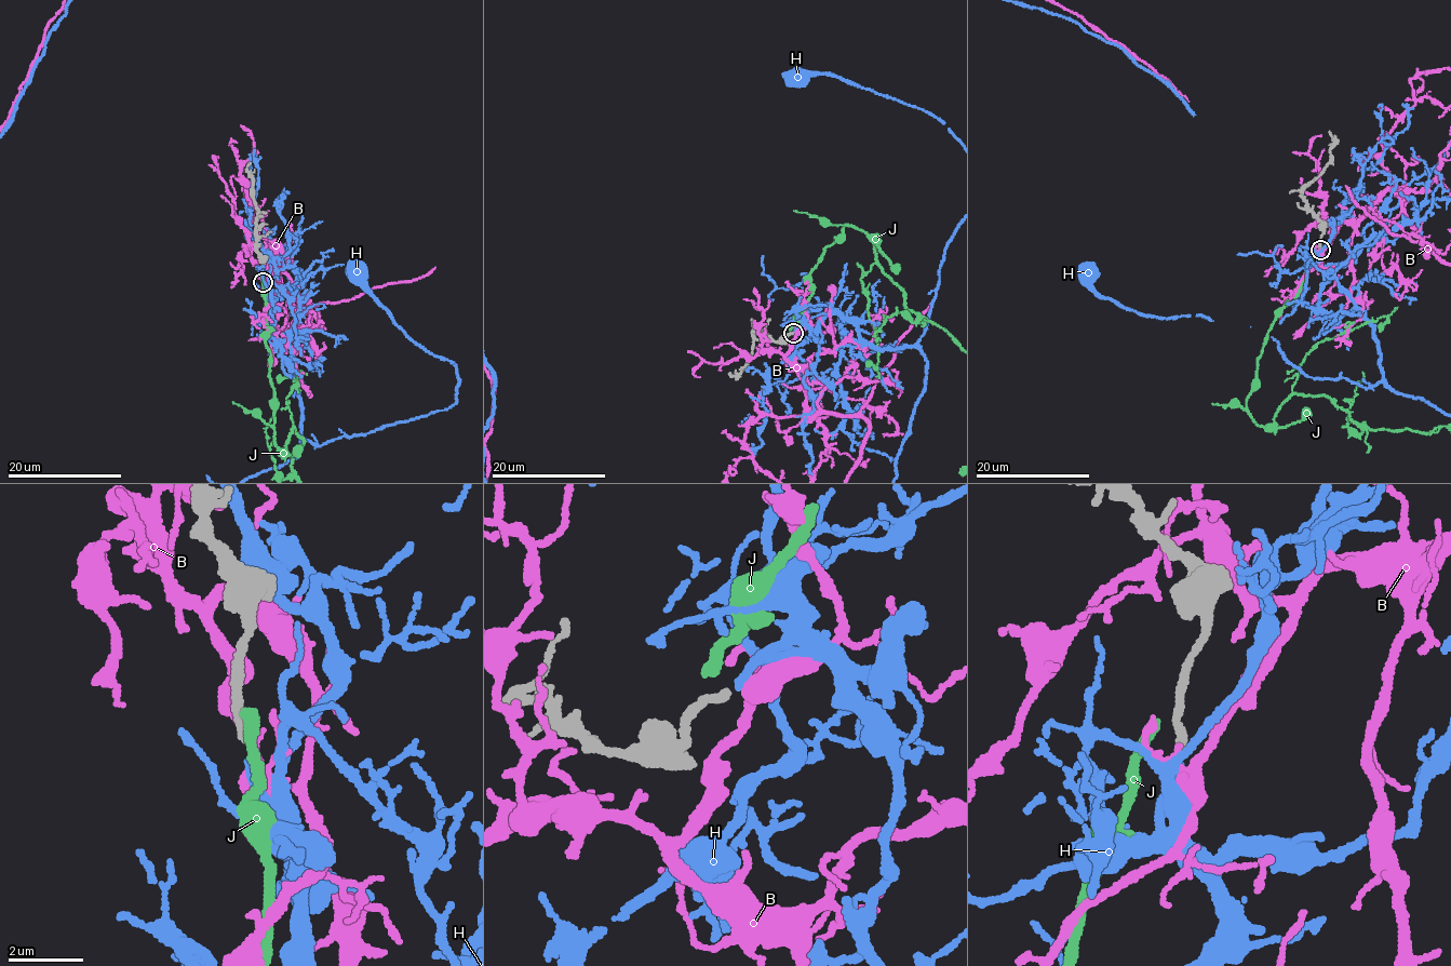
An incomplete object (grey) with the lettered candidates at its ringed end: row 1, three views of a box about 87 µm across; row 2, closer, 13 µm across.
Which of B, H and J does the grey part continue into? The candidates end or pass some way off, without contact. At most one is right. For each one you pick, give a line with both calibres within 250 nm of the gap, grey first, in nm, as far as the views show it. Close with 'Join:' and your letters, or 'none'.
H: 240 nm thick on the grey side, 170 nm on the other
Join: H

